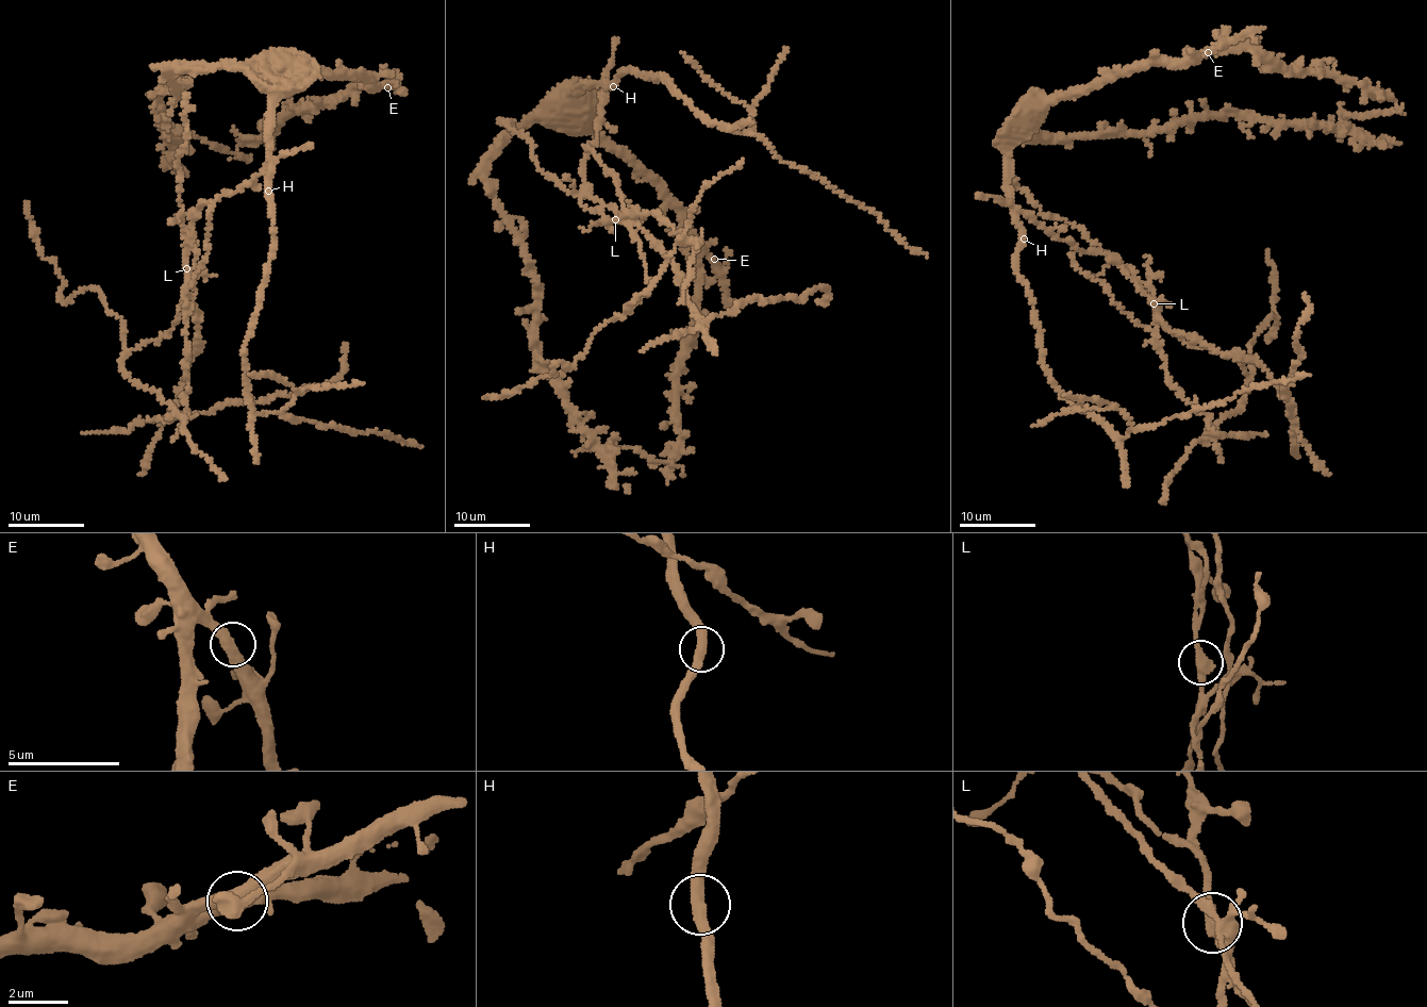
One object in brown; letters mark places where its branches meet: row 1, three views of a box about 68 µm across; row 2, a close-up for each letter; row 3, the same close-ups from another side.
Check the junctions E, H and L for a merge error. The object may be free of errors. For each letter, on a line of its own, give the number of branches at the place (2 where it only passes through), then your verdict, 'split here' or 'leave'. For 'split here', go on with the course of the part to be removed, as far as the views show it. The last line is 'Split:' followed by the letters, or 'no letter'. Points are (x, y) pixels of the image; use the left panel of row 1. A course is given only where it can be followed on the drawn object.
E: branches 2; leave
H: branches 2; leave
L: branches 2; split here; course (186, 268), (198, 340), (176, 412), (206, 414), (220, 406), (265, 402), (333, 381), (342, 373), (348, 343)
Split: L

